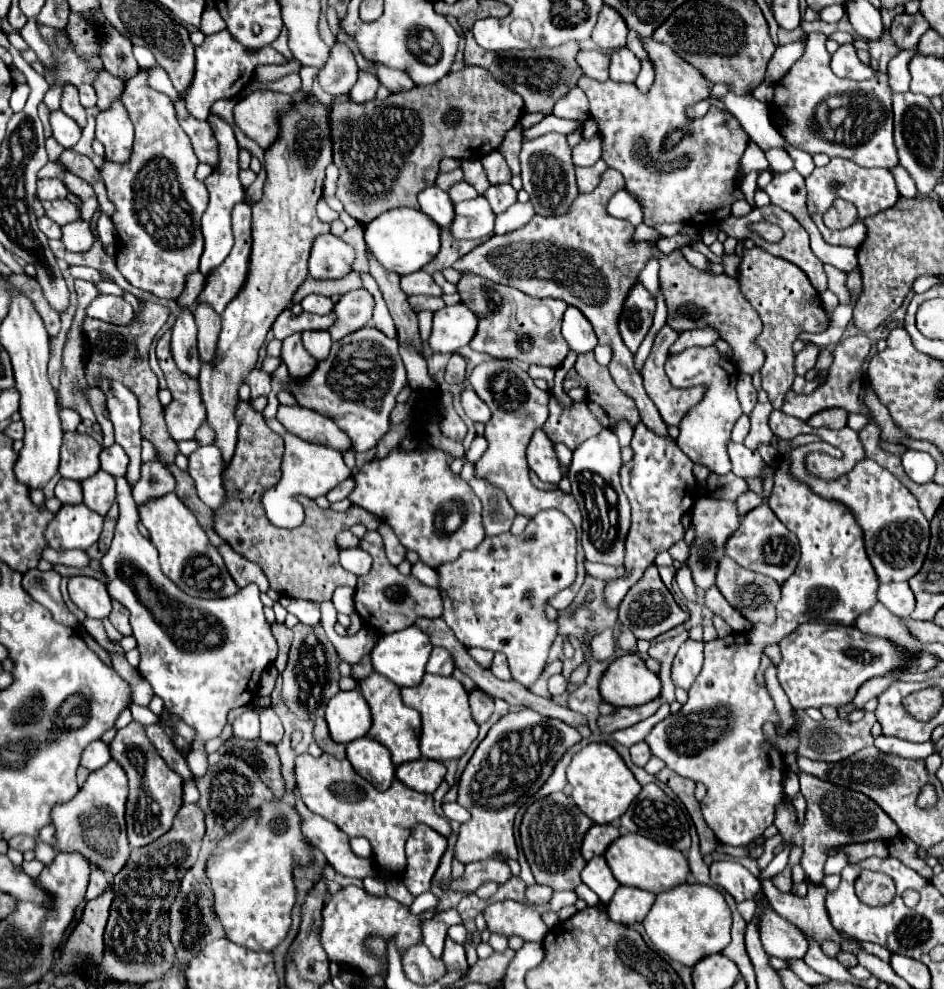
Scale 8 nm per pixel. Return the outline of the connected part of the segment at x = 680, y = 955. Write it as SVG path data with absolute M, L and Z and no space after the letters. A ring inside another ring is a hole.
M679 884L663 894L657 894L643 926L655 950L665 952L671 960L689 968L703 956L719 954L731 942L731 910L719 890L703 884Z

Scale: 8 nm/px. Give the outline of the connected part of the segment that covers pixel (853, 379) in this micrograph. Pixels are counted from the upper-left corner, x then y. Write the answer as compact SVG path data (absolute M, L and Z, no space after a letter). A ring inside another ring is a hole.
M853 336L845 342L841 342L835 350L835 360L829 368L829 378L823 386L819 386L815 392L807 394L807 396L795 396L791 390L787 392L785 396L785 404L783 404L783 412L789 414L789 416L795 416L795 418L801 418L801 420L807 420L809 416L825 410L825 408L833 408L833 406L839 406L839 408L845 408L847 412L867 412L867 406L863 406L859 402L859 388L861 388L861 364L867 356L867 352L871 350L871 342L867 336Z

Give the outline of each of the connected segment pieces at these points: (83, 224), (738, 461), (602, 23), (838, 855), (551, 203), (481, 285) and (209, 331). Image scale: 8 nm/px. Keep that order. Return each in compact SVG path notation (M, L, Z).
M77 220L77 222L71 222L71 224L65 224L63 228L63 244L67 250L71 252L85 252L91 248L95 236L89 228L89 222L87 220Z
M729 442L729 458L733 464L733 472L737 476L763 480L763 470L767 468L767 464L763 462L763 458L755 450L749 450L743 444Z
M603 6L603 12L599 14L599 20L593 28L591 40L601 48L601 50L617 50L625 46L627 40L627 26L625 20L609 6Z
M835 852L833 856L829 856L829 860L827 860L827 864L825 864L825 874L837 874L837 872L841 872L847 864L849 864L847 854L845 854L845 852Z
M545 134L535 140L523 142L521 154L521 176L523 176L523 188L529 192L529 200L535 206L535 212L541 216L553 216L563 214L571 206L571 202L577 196L577 184L575 184L575 166L571 162L571 148L563 134Z
M465 272L457 284L461 302L475 312L479 326L471 340L471 348L491 354L493 358L517 358L527 364L557 368L567 356L567 342L561 336L561 320L567 304L563 300L537 300L519 290L501 286Z
M197 302L195 322L199 326L199 358L201 362L209 362L215 356L217 338L221 332L221 316L209 304Z

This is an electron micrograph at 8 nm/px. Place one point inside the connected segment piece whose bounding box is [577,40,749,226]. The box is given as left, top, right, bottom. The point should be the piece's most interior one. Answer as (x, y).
(683, 170)

